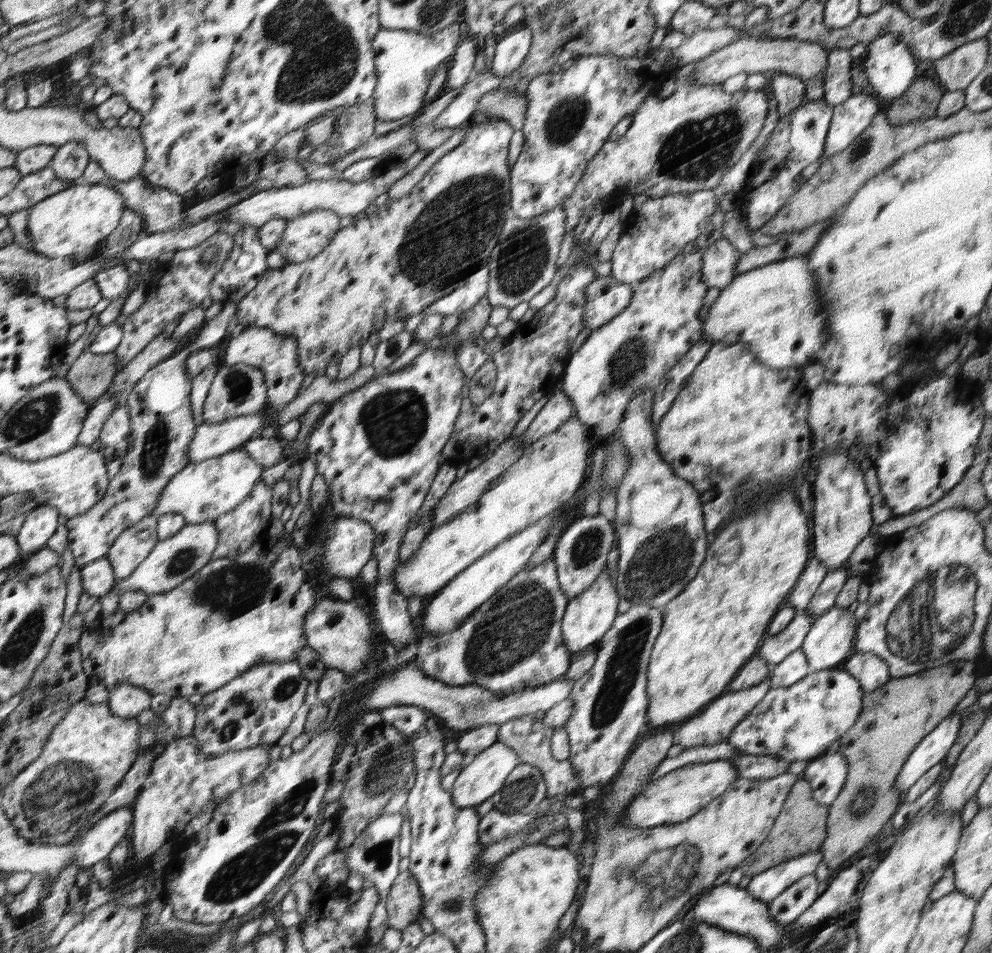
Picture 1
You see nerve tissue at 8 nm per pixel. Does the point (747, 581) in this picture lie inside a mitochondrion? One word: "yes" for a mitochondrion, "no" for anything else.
no

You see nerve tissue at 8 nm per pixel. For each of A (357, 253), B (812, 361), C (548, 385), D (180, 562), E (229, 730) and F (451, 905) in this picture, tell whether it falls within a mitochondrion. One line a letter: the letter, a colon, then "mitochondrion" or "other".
A: other
B: other
C: other
D: mitochondrion
E: mitochondrion
F: mitochondrion

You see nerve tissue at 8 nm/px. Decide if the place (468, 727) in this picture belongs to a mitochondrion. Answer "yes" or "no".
no

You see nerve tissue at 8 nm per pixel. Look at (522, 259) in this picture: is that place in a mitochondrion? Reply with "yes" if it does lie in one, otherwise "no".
yes

